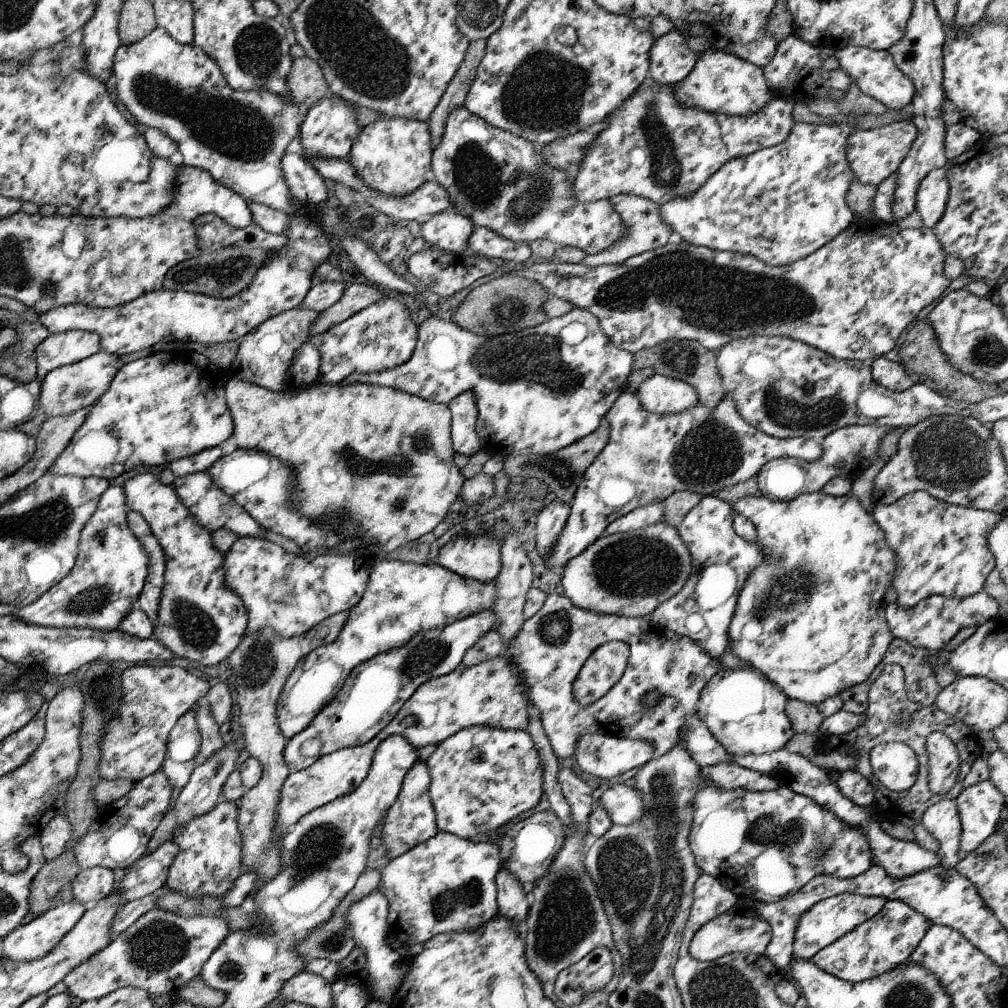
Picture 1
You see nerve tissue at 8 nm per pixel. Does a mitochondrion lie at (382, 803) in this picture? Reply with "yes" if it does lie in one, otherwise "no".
no

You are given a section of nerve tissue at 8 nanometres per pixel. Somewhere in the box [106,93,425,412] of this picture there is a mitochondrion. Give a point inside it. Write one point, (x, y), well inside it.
(231, 271)

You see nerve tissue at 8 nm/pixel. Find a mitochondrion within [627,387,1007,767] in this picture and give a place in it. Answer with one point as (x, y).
(950, 455)

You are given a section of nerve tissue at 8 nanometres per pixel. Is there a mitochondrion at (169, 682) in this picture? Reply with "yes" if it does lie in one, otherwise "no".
no

